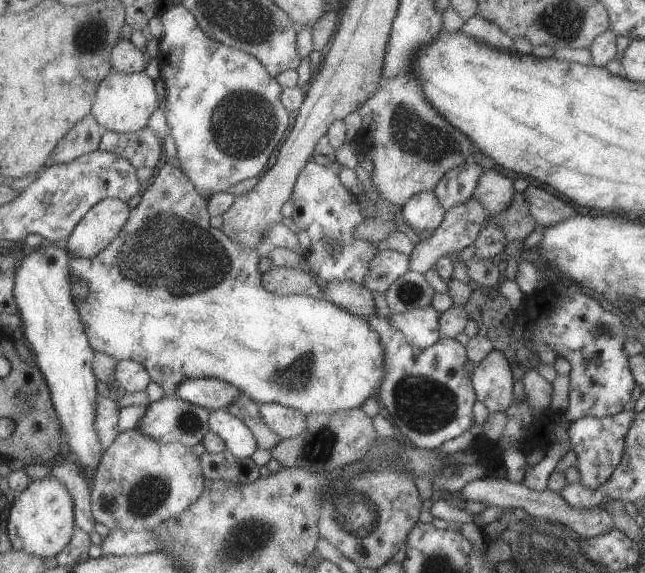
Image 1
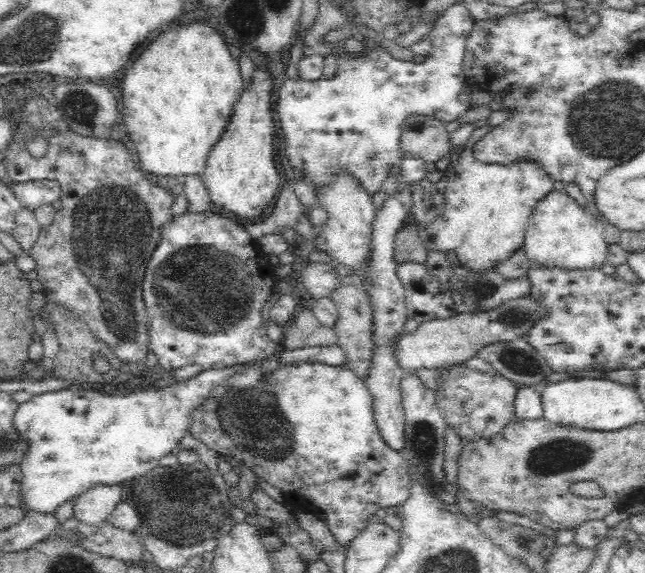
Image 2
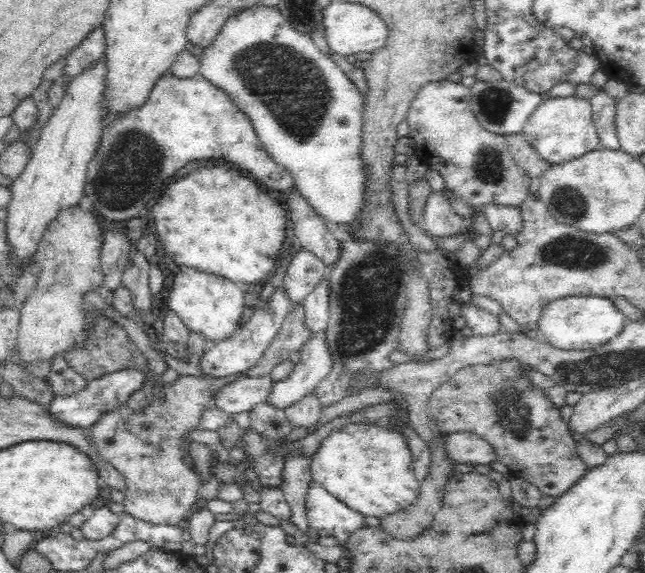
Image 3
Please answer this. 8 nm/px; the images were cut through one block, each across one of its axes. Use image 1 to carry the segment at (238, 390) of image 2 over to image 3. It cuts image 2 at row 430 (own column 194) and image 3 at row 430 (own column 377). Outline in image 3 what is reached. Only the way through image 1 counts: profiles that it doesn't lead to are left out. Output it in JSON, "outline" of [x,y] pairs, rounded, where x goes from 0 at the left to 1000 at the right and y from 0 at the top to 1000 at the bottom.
{"outline":[[[543,736],[518,747],[499,766],[493,785],[481,798],[484,838],[495,841],[527,876],[535,876],[546,890],[564,901],[592,904],[598,897],[617,894],[620,887],[636,883],[648,866],[650,841],[642,832],[639,798],[626,761],[614,747],[583,742],[578,736]]]}

